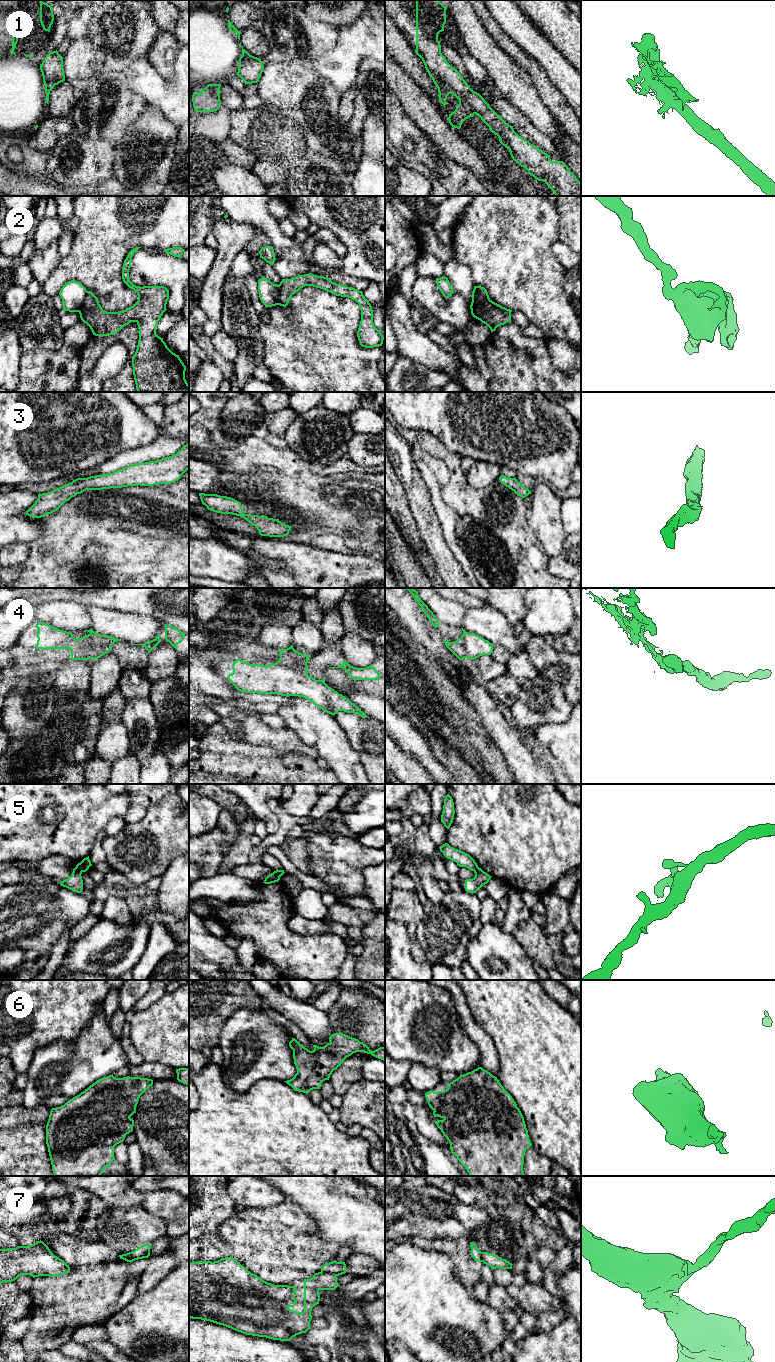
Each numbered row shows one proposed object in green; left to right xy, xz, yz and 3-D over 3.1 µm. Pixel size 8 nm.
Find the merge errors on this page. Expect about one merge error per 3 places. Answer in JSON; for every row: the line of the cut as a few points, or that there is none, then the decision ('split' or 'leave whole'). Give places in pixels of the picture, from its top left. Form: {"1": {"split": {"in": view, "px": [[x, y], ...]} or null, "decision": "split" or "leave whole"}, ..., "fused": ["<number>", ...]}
{"1": {"split": {"in": "yz", "px": [[425, 65], [475, 113]]}, "decision": "split"}, "2": {"split": {"in": "yz", "px": [[473, 289], [477, 300], [489, 300]]}, "decision": "split"}, "3": {"split": null, "decision": "leave whole"}, "4": {"split": {"in": "xz", "px": [[267, 665], [292, 667], [314, 679]]}, "decision": "split"}, "5": {"split": {"in": "xy", "px": [[76, 866], [82, 871]]}, "decision": "split"}, "6": {"split": null, "decision": "leave whole"}, "7": {"split": null, "decision": "leave whole"}, "fused": ["1", "2", "4", "5"]}

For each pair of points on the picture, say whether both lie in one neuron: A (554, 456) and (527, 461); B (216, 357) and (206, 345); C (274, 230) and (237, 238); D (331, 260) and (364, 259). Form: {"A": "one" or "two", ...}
{"A": "one", "B": "one", "C": "two", "D": "one"}

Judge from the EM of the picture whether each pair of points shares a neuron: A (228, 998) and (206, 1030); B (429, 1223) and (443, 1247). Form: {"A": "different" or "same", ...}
{"A": "same", "B": "different"}

